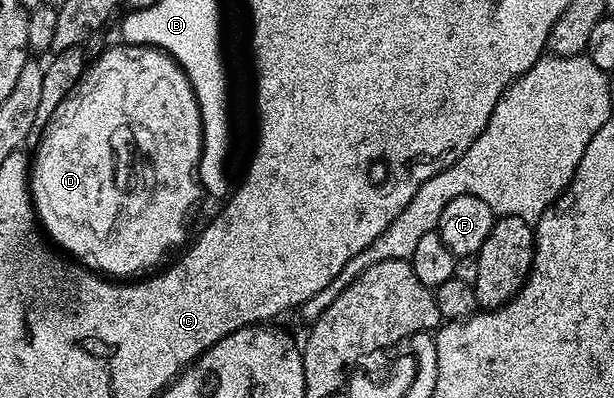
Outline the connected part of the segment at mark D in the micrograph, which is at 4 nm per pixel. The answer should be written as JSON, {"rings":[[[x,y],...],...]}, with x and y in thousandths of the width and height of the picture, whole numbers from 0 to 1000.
{"rings":[[[191,106],[186,121],[178,121],[158,153],[147,158],[134,186],[132,201],[96,256],[90,286],[67,329],[67,354],[57,367],[50,392],[50,440],[47,477],[54,495],[57,540],[70,575],[72,590],[101,636],[111,638],[121,656],[130,658],[137,671],[178,698],[217,698],[221,683],[241,686],[280,623],[293,626],[303,611],[301,550],[314,523],[324,485],[324,415],[327,410],[327,279],[301,193],[293,161],[272,131],[261,121],[246,121],[235,111],[205,111]]]}

